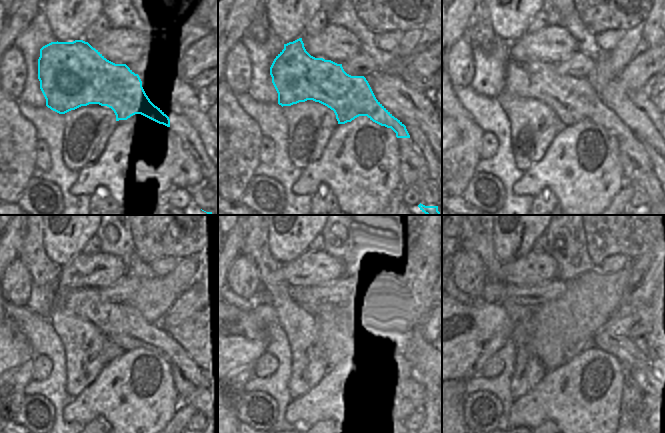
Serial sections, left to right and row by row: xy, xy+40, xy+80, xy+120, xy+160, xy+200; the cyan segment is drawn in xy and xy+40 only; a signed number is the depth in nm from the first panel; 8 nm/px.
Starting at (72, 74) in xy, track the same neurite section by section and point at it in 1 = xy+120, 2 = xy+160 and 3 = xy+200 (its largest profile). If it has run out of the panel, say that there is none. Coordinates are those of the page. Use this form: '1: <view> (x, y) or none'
1: xy+120 (121, 323)
2: xy+160 (400, 348)
3: xy+200 (638, 353)

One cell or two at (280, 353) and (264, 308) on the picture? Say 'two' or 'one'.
two

